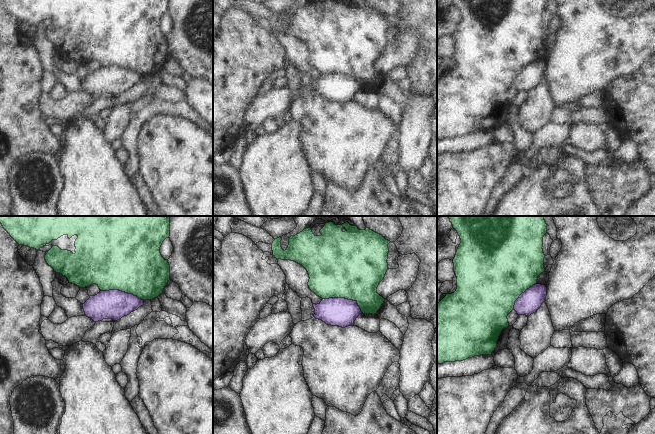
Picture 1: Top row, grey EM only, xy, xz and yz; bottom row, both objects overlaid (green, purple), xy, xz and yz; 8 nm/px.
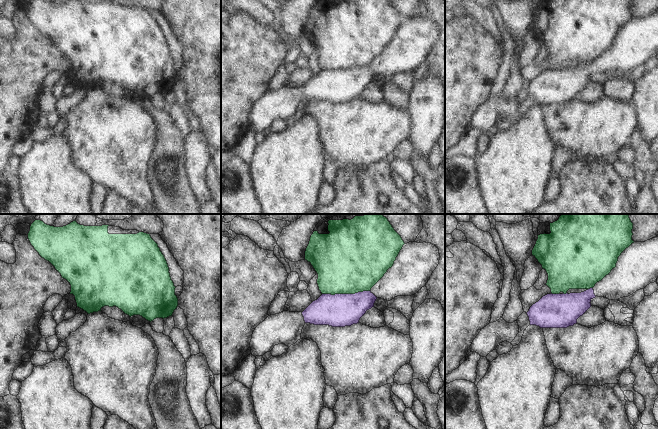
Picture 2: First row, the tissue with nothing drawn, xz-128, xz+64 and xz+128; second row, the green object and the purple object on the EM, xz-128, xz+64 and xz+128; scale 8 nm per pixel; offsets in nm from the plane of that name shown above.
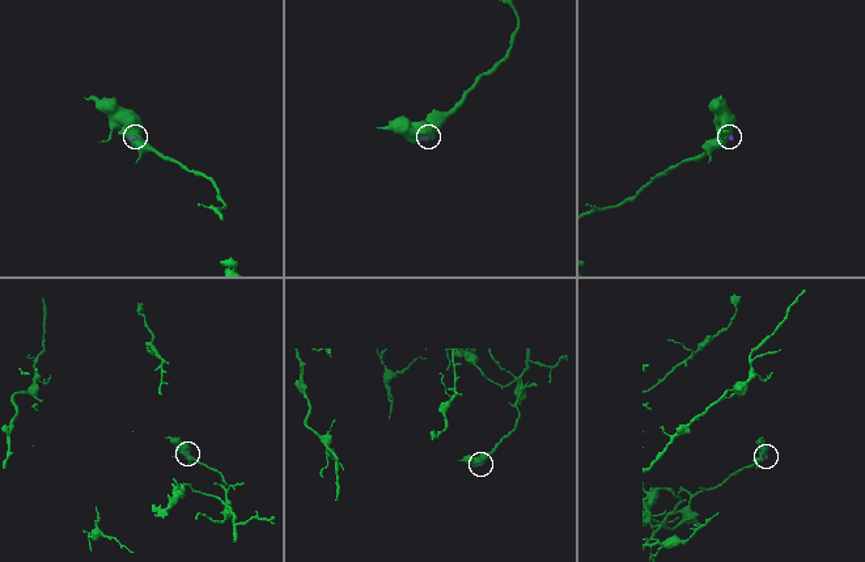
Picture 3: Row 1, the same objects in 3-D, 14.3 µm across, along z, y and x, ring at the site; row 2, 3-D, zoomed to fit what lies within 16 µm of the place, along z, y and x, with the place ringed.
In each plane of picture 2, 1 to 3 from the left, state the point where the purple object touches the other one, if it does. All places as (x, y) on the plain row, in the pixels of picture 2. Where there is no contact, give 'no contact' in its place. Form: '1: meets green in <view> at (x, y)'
1: no contact
2: meets green in xz+64 at (345, 69)
3: meets green in xz+128 at (555, 69)

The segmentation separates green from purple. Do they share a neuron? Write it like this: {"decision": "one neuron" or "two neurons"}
{"decision": "two neurons"}

